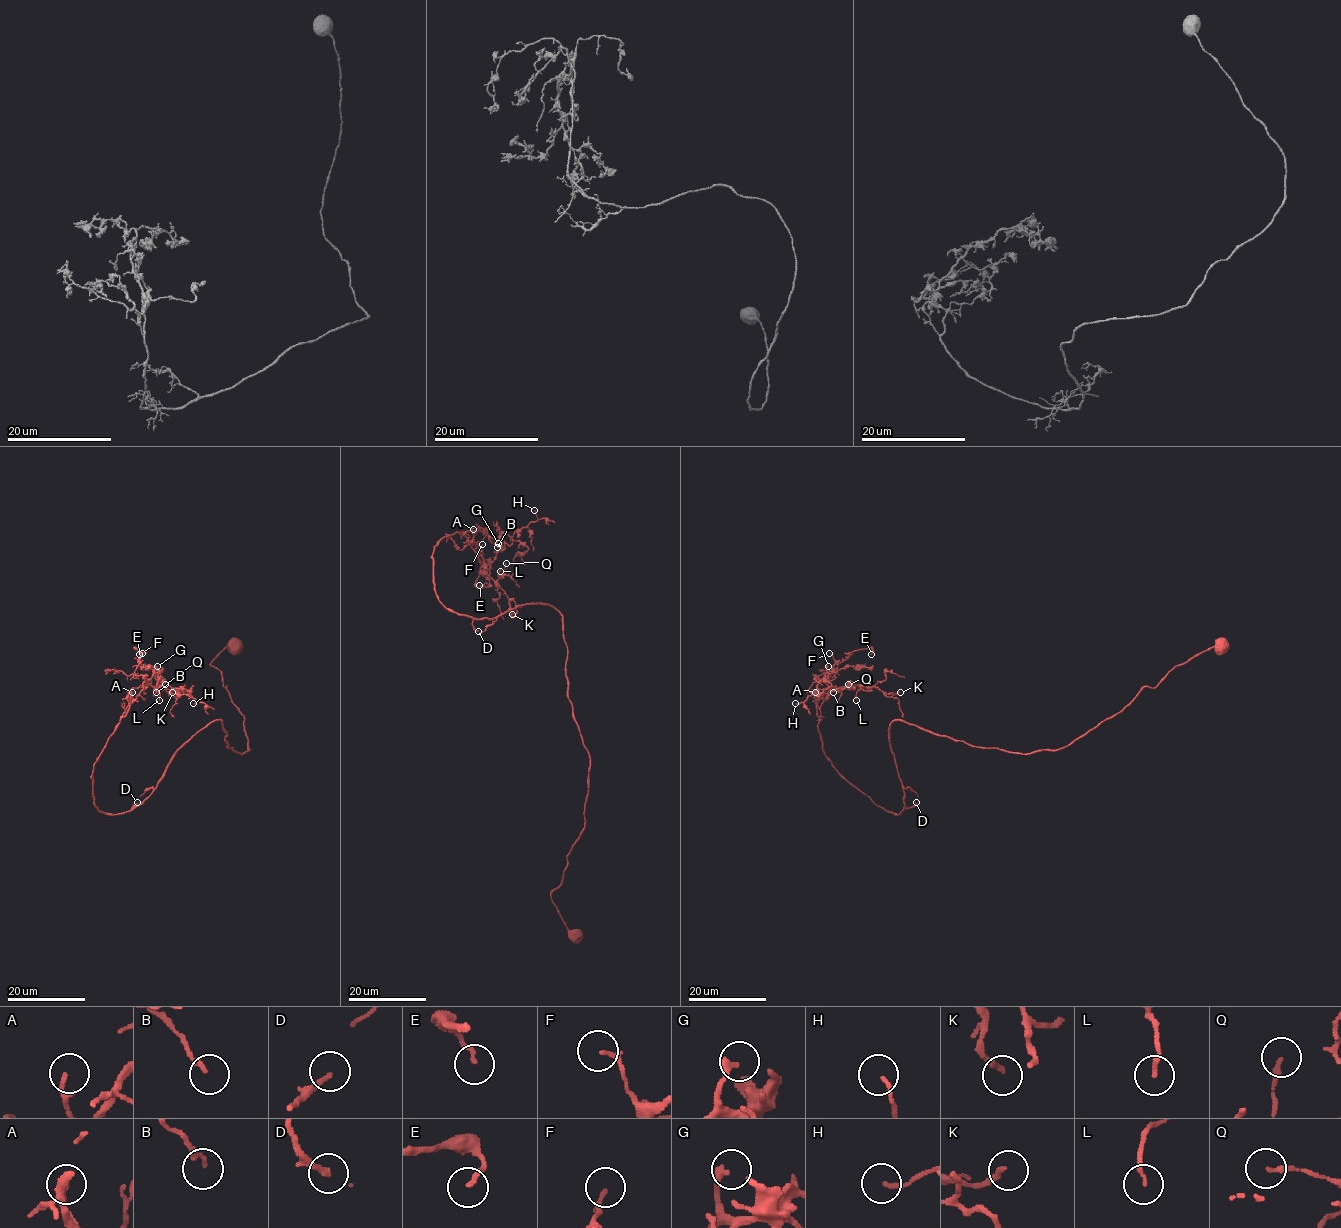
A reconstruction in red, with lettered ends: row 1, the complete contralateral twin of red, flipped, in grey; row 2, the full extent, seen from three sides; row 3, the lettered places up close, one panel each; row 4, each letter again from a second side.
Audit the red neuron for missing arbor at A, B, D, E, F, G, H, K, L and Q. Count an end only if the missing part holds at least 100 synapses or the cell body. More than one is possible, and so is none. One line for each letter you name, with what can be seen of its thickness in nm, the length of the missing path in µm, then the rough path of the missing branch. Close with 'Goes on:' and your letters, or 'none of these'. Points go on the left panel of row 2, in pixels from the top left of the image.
D: 190 nm thick; about 80 µm are missing; missing branch runs (137, 802), (146, 792), (148, 760), (171, 706), (199, 682), (202, 695), (222, 703), (197, 710), (205, 715)
Goes on: D

